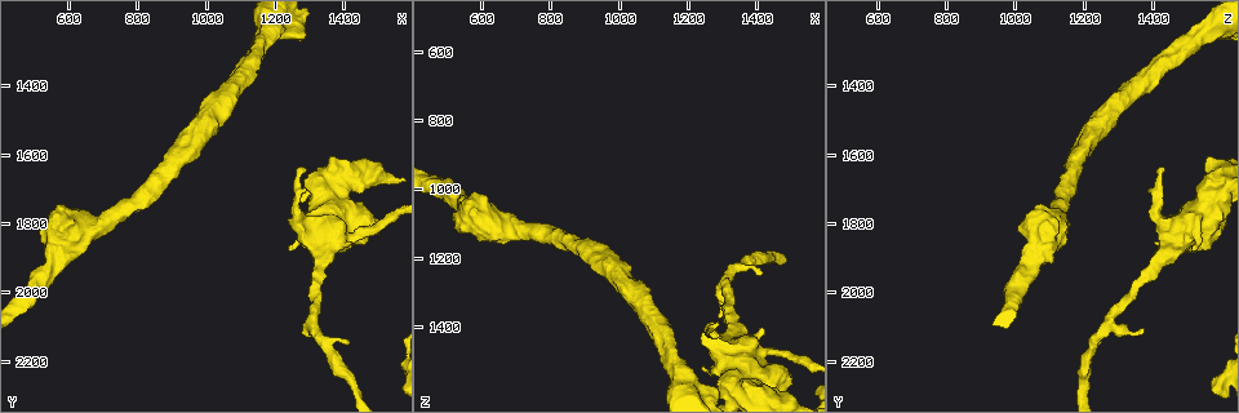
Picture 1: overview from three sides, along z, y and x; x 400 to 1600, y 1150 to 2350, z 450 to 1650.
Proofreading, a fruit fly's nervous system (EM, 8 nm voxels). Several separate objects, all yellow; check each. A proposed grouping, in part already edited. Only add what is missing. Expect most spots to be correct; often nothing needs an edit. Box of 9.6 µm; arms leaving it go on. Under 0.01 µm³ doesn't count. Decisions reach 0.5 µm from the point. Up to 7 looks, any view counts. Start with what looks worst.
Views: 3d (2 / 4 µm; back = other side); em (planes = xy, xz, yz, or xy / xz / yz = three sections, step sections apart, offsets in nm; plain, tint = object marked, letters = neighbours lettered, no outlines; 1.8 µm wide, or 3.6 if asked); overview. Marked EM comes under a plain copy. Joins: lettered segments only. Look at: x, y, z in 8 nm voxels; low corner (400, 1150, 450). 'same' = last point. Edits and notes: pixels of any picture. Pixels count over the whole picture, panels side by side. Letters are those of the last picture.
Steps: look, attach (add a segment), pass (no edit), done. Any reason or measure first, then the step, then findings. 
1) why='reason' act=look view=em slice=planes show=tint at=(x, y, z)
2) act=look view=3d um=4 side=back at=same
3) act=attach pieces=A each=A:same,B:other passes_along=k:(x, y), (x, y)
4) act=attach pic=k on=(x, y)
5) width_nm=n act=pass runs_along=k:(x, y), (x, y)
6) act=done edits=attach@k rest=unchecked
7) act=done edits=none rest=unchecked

why='branch stops here' act=look view=em slice=xy step=4 show=tint at=(1290, 1650, 1420)

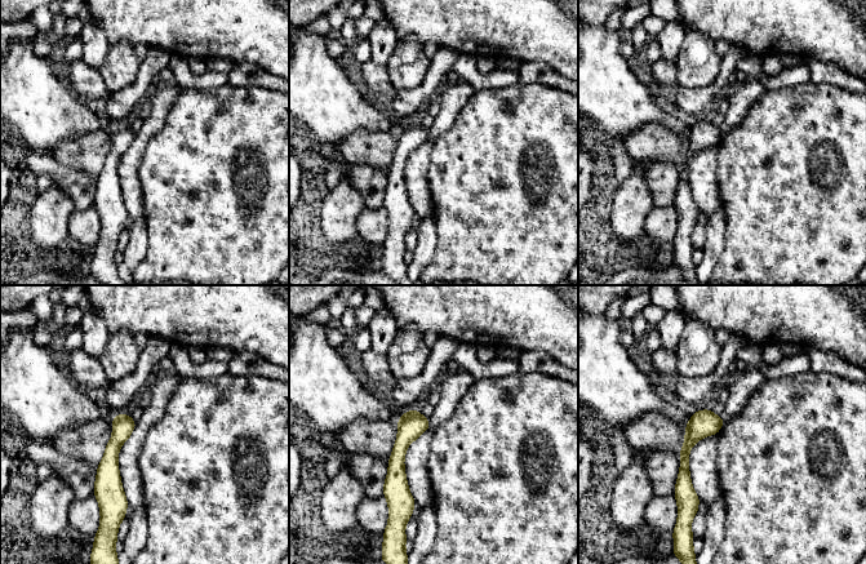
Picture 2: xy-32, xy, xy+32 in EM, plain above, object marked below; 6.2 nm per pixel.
act=look view=em slice=planes show=letters at=same

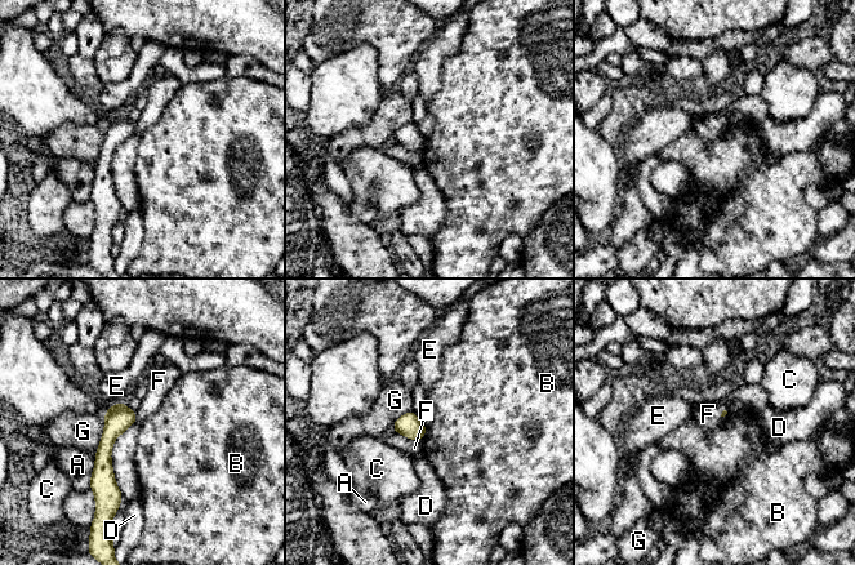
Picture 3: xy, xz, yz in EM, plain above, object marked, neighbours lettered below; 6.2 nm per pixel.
longest_contact=F:550nm act=pass each=A:other,B:other,C:other,D:other,E:other,F:other,G:other border=3:(137, 413), (111, 450), (121, 497) found='none of them fits'

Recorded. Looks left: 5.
why='branch stops here' act=look view=em slice=yz step=4 show=letters at=(1280, 2100, 1370)

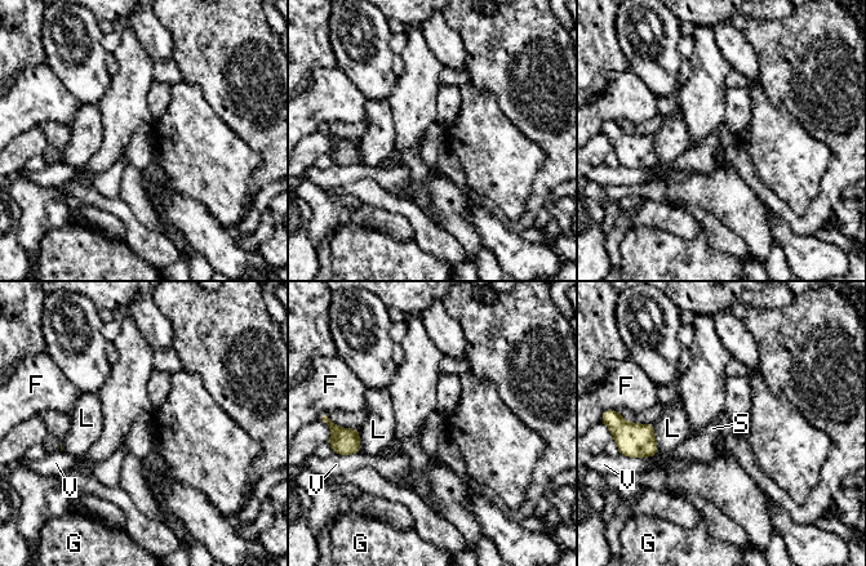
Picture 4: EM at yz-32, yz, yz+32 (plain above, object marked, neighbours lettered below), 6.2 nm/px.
act=look view=em slice=planes show=letters at=same

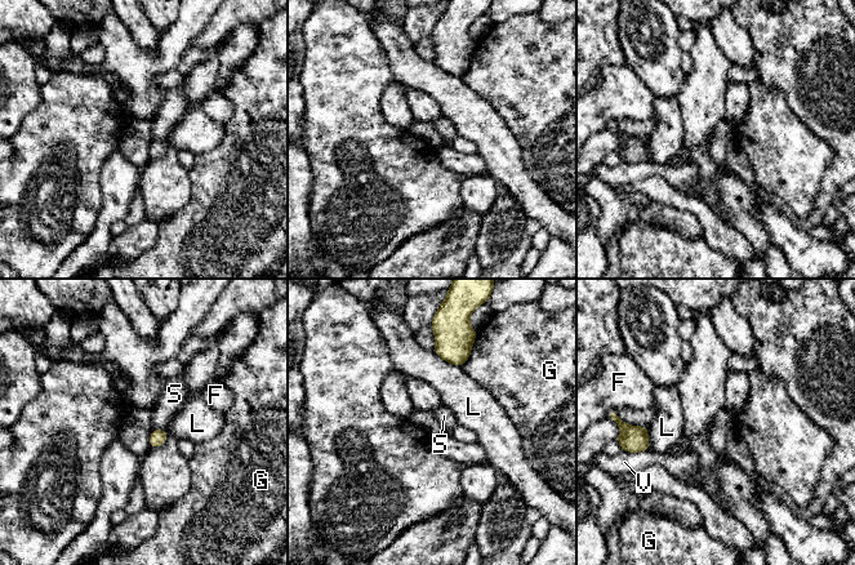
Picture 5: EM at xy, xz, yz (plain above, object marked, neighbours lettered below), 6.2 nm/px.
act=pass each=F:other,G:other,L:other,S:other,V:other border=5:(152, 428), (164, 430) found='no lettered segment goes on from it'

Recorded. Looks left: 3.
why='thick end' act=look view=em slice=yz step=16 show=letters at=(1420, 1860, 1410)

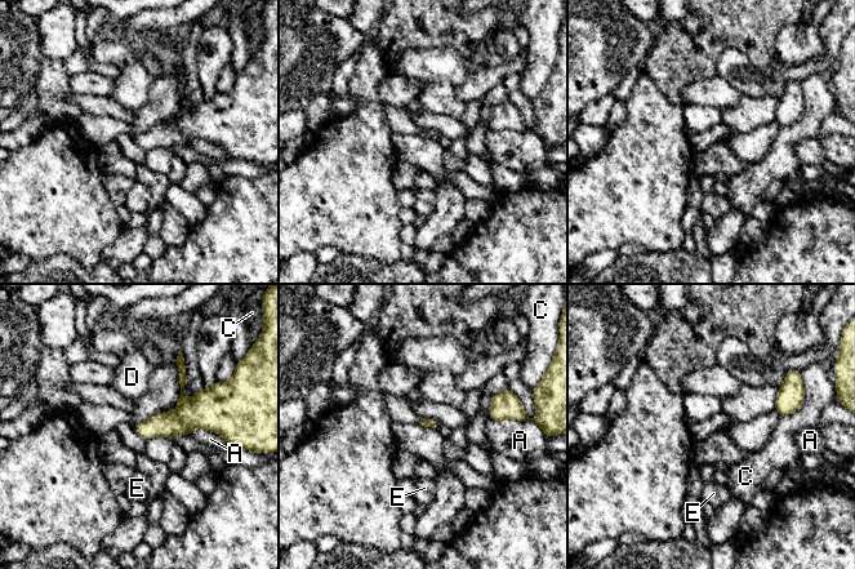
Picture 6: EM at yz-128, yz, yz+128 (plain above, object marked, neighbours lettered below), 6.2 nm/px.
act=look view=em slice=planes show=letters at=same

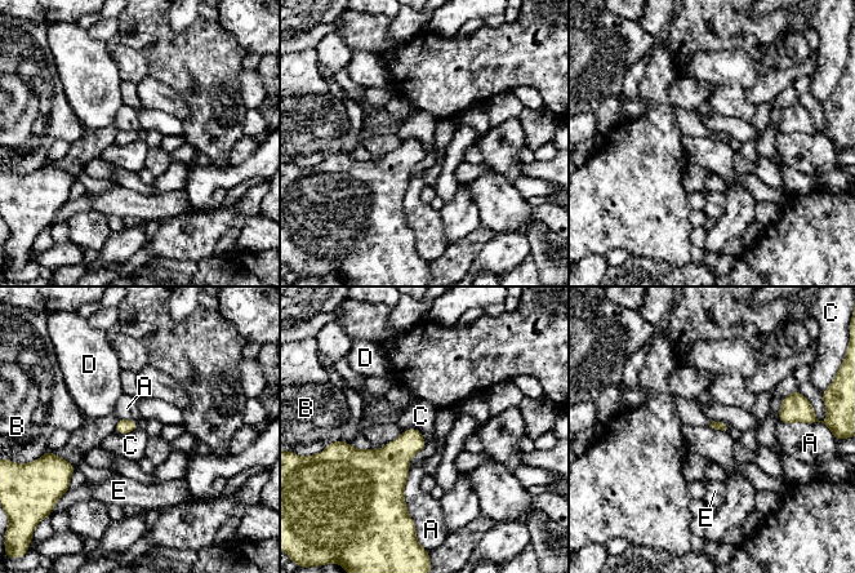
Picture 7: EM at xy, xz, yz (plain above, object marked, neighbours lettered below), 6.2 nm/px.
act=pass each=A:other,B:other,C:other,D:other,E:other border=7:(402, 431), (417, 429), (426, 442) found='none of them fits'

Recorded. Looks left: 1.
act=done edits=none rest=unchecked

